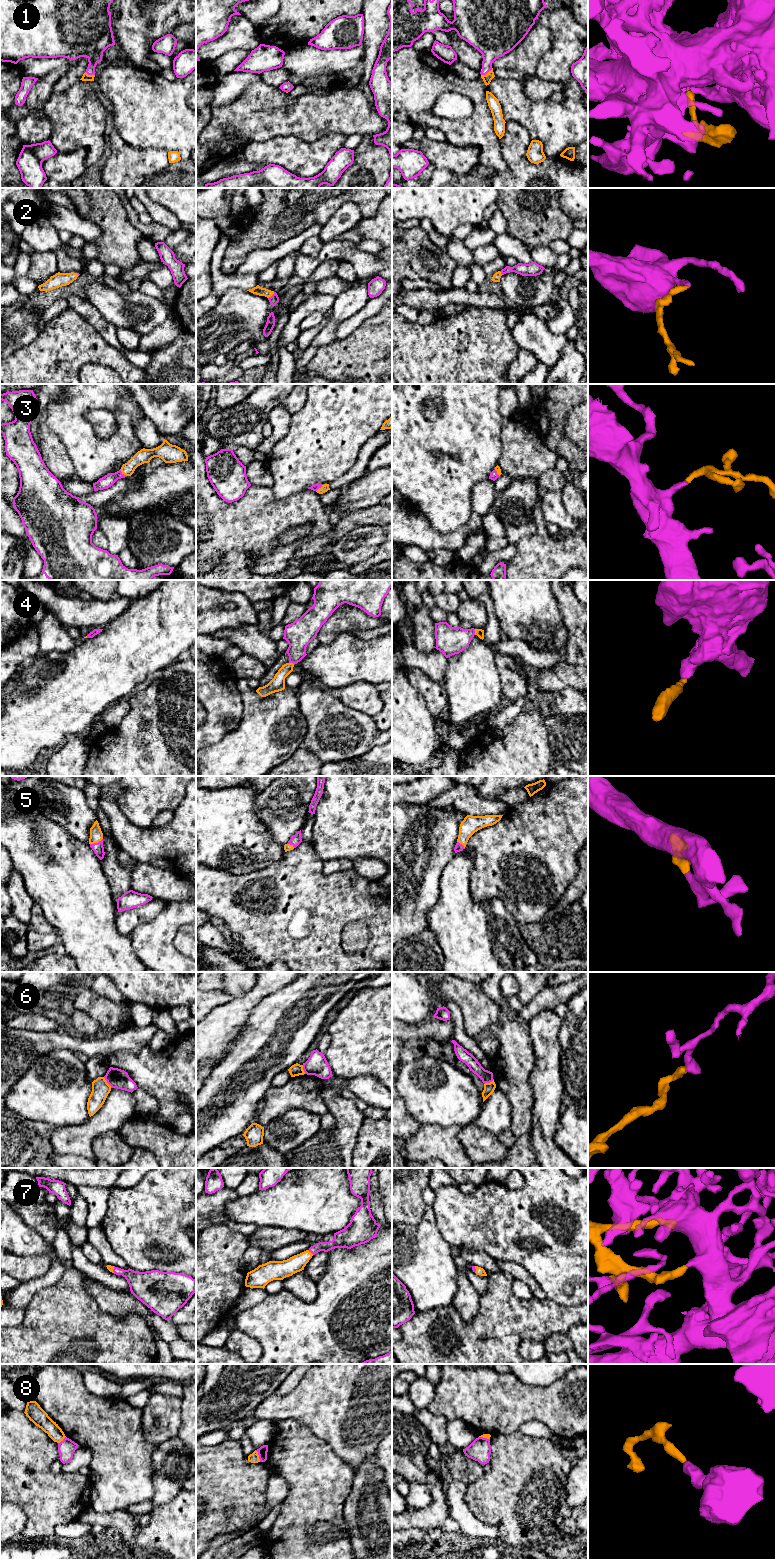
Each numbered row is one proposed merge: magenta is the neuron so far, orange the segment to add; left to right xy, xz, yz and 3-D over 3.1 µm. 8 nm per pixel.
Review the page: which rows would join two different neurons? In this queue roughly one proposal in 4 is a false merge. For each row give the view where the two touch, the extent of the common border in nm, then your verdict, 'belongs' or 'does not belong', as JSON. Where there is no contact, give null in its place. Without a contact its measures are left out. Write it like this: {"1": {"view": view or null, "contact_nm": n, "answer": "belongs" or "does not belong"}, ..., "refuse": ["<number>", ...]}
{"1": {"view": "yz", "contact_nm": 110, "answer": "belongs"}, "2": {"view": "xz", "contact_nm": 80, "answer": "belongs"}, "3": {"view": "xy", "contact_nm": 80, "answer": "belongs"}, "4": {"view": "yz", "contact_nm": 50, "answer": "belongs"}, "5": {"view": "xy", "contact_nm": 120, "answer": "belongs"}, "6": {"view": "xy", "contact_nm": 110, "answer": "does not belong"}, "7": {"view": "xz", "contact_nm": 60, "answer": "belongs"}, "8": {"view": "xz", "contact_nm": 100, "answer": "does not belong"}, "refuse": ["6", "8"]}

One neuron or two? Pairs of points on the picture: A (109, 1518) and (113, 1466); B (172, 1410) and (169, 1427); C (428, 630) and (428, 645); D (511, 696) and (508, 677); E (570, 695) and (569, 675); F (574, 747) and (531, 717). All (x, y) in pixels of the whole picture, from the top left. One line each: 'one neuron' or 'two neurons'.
A: two neurons
B: one neuron
C: one neuron
D: one neuron
E: two neurons
F: two neurons

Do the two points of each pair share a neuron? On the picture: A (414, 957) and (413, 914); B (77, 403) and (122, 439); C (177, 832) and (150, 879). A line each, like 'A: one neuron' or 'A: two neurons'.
A: two neurons
B: one neuron
C: two neurons

